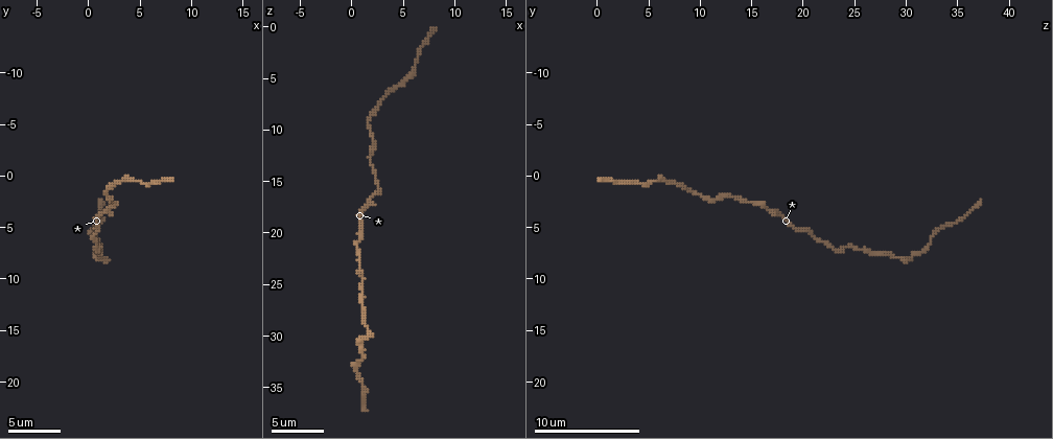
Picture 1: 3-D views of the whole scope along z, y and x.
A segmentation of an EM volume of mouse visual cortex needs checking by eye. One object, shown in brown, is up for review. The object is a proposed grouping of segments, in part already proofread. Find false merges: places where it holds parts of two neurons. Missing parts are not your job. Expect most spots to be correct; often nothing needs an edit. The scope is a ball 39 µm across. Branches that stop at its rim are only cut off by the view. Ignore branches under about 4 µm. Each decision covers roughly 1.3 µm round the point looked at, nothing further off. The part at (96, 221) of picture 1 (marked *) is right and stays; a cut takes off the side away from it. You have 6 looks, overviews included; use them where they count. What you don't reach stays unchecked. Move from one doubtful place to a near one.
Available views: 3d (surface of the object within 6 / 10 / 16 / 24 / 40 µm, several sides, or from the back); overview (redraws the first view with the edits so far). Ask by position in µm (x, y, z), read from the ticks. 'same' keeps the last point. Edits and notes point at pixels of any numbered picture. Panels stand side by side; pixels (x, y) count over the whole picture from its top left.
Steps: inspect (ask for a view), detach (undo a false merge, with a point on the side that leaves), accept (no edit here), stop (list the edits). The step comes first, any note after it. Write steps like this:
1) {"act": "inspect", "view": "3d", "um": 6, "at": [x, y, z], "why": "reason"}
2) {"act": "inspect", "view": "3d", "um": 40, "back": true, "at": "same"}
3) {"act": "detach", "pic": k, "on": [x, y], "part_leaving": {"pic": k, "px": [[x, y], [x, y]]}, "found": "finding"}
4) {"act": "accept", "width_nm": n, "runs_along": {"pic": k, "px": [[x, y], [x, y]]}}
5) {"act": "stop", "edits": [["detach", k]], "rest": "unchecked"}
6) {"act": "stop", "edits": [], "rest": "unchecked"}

{"act": "inspect", "view": "3d", "um": 16, "at": [1.8, 1.4, 9.2], "why": "sudden change in width"}

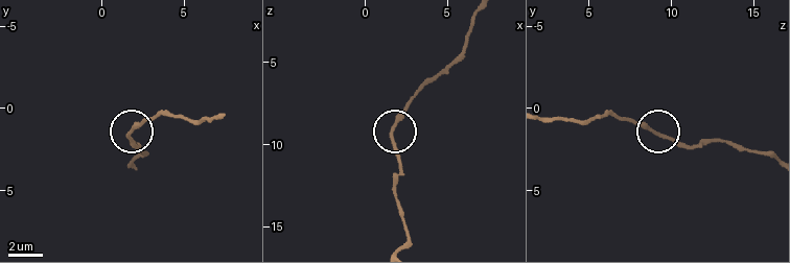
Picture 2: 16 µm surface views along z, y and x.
{"act": "accept", "runs_along": {"pic": 2, "px": [[402, 243], [393, 129], [414, 97]]}, "found": "continuous, no second neuron"}

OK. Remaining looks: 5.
{"act": "inspect", "view": "3d", "um": 10, "at": [0.8, 7.0, 22.8], "why": "two arms at a narrow angle"}

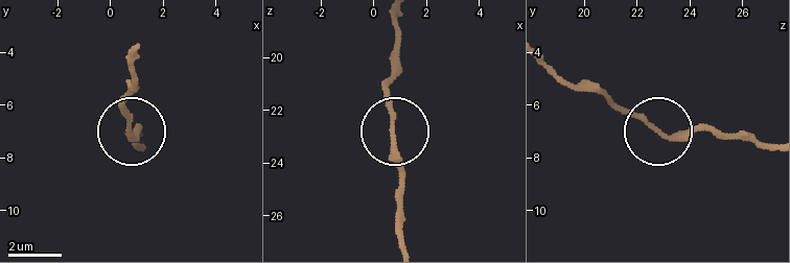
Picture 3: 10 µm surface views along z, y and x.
{"act": "inspect", "view": "3d", "um": 10, "back": true, "at": [0.8, 7.0, 22.8]}

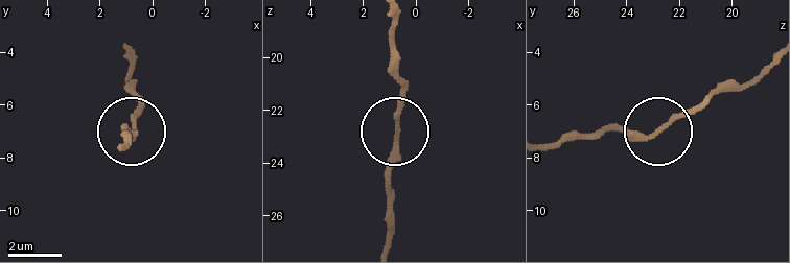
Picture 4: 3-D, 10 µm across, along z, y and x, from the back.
{"act": "accept", "width_nm": 160, "runs_along": {"pic": 4, "px": [[769, 64], [749, 79], [722, 84], [648, 134], [597, 128]]}, "found": "continuous, no second neuron"}

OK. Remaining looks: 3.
{"act": "inspect", "view": "3d", "um": 10, "at": [1.4, 8.2, 30.0], "why": "thick turns thin"}

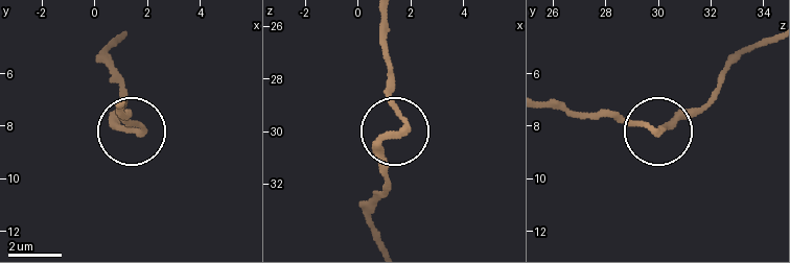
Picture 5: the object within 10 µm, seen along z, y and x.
{"act": "accept", "runs_along": {"pic": 5, "px": [[545, 103], [660, 130], [718, 86]]}, "found": "all the same neuron"}

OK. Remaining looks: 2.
{"act": "stop", "edits": [], "rest": "unchecked"}

